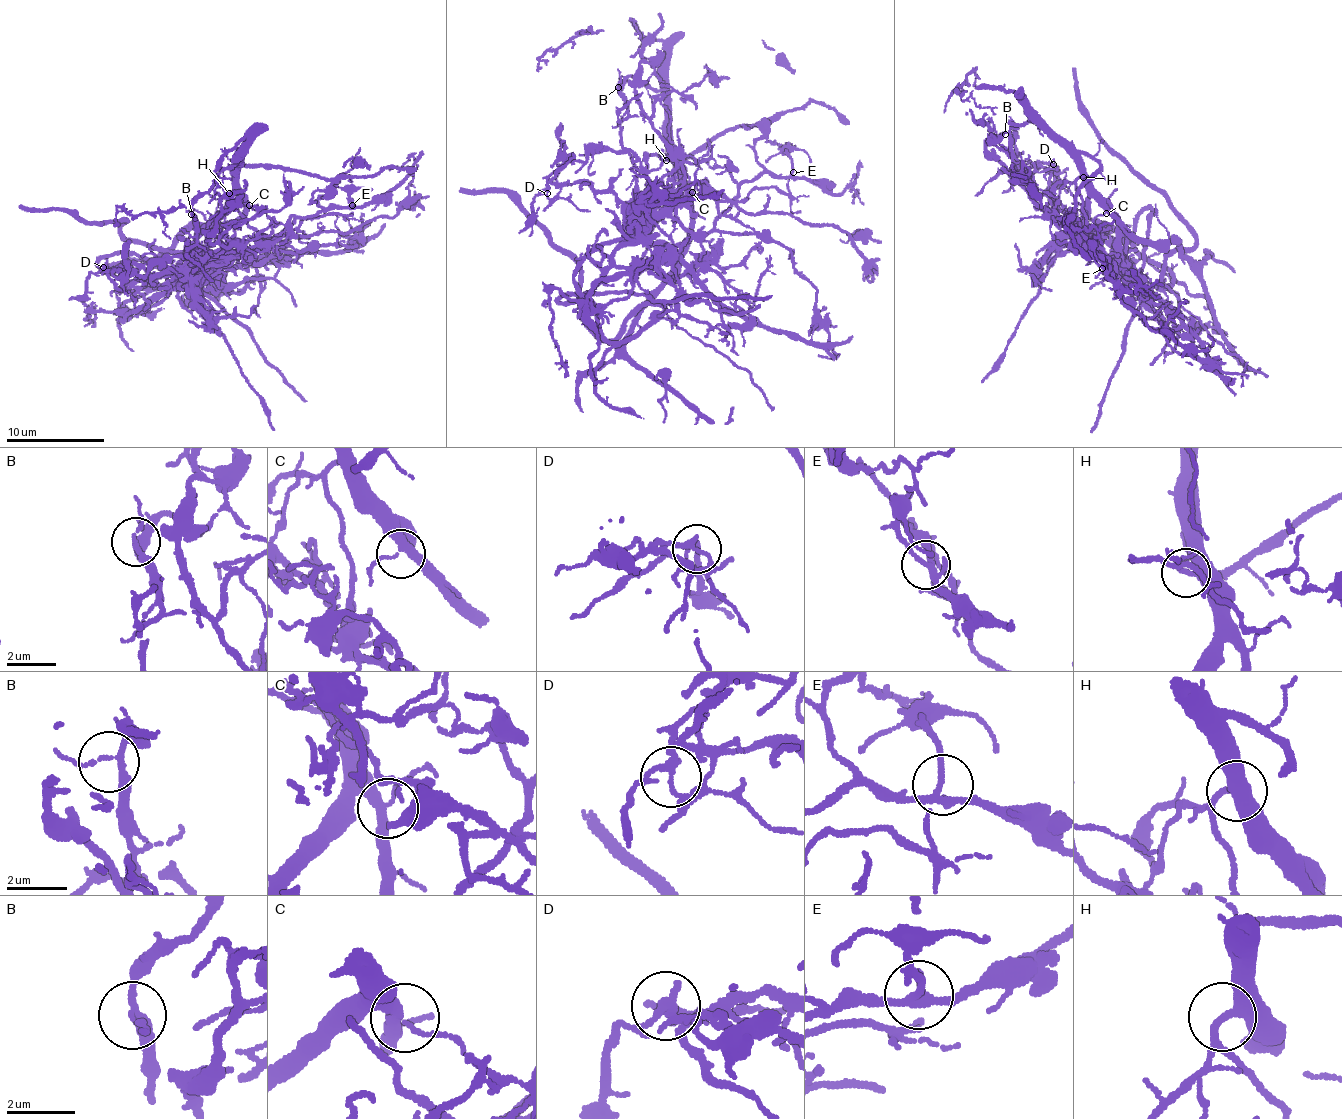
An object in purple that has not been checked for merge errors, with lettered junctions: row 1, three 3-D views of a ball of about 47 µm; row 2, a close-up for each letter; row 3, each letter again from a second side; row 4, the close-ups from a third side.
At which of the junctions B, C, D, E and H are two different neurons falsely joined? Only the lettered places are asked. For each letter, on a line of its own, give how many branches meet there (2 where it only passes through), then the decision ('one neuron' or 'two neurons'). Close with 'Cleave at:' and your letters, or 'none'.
B: 3 branches meet; one neuron
C: 3 branches meet; one neuron
D: 4 branches meet; two neurons
E: 4 branches meet; one neuron
H: 3 branches meet; two neurons
Cleave at: D, H

